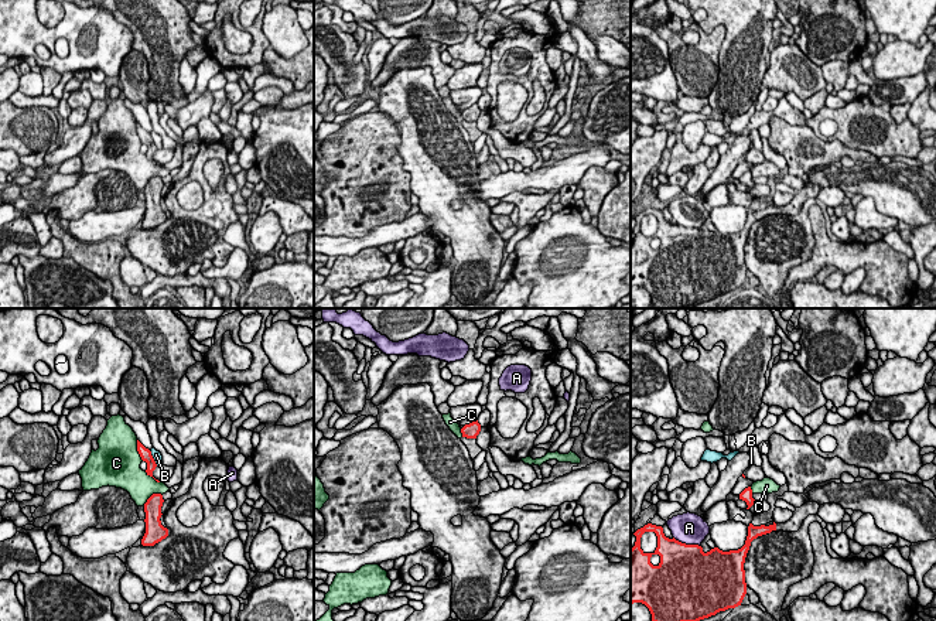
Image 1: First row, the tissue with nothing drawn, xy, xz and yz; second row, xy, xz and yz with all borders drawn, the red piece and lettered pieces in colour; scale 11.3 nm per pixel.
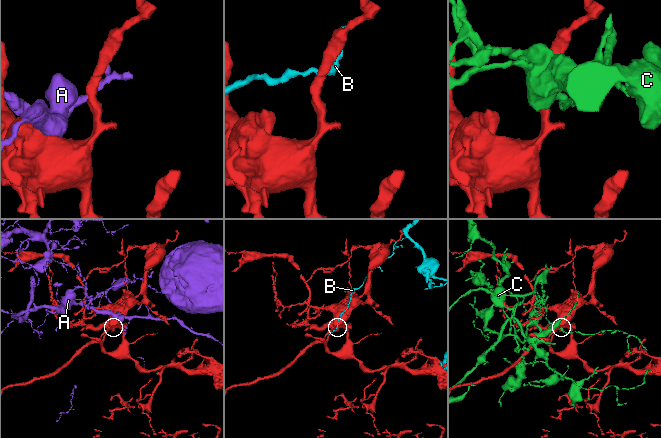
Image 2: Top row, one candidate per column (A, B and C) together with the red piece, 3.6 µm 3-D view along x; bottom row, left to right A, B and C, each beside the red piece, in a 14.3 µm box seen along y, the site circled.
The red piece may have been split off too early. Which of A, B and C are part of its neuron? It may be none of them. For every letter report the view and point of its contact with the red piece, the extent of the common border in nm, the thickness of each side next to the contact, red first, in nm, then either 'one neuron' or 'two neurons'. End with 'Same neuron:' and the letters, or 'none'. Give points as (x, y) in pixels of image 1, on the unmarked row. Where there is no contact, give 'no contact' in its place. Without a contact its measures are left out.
A: meets red in yz at (685, 227); contact 320 nm long; 480 nm thick on the red side, 360 nm on the other; two neurons
B: meets red in xy at (153, 142); contact 220 nm long; 130 nm thick on the red side, 100 nm on the other; two neurons
C: meets red in xy at (151, 178); contact 260 nm long; 190 nm thick on the red side, 300 nm on the other; two neurons
Same neuron: none

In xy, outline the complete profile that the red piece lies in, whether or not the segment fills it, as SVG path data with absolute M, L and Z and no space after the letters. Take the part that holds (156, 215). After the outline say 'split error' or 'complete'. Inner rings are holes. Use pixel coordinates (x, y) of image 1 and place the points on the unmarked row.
M153 177L144 187L146 216L141 222L143 229L154 229L168 219L168 212L164 211L160 204L163 185L161 177Z | complete

